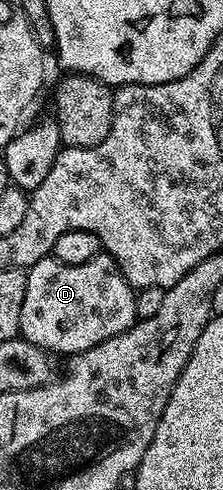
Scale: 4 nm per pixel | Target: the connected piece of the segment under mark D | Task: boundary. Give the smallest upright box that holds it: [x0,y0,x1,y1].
[19,254,136,358]

